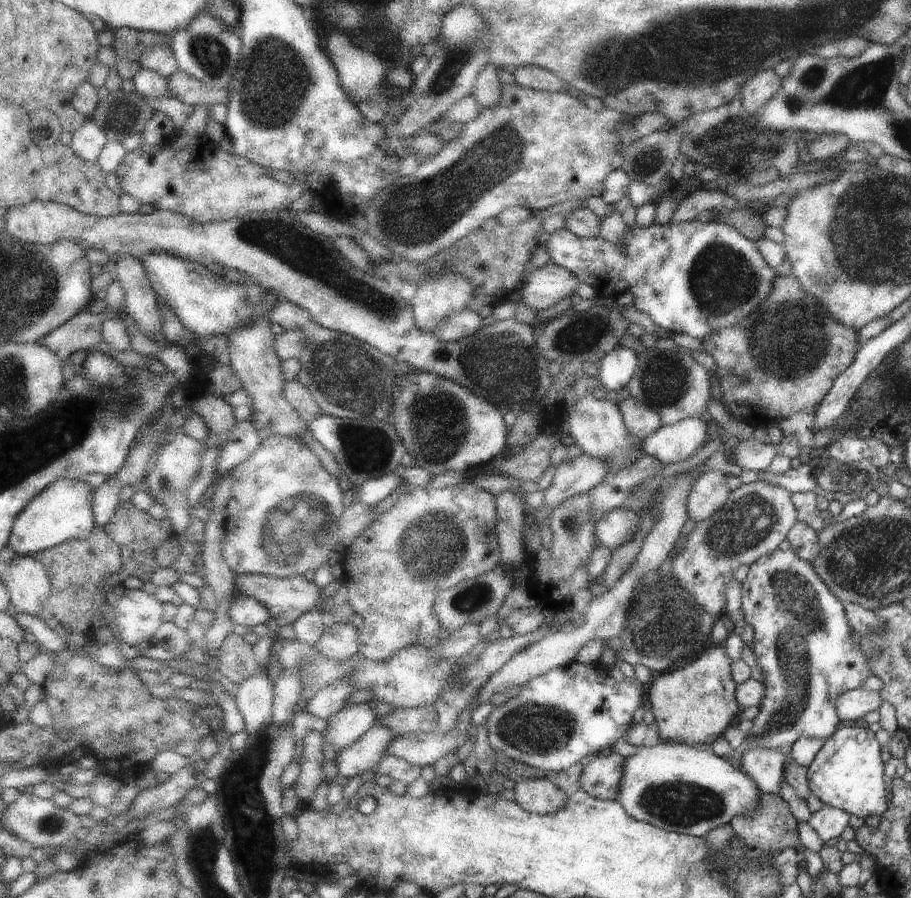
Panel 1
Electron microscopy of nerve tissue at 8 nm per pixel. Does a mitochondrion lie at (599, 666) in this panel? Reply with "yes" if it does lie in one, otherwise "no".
no

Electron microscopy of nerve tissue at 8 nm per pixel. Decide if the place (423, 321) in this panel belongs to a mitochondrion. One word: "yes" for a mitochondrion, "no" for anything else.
no

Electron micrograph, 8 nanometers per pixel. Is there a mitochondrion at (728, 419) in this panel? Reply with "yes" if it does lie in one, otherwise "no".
no

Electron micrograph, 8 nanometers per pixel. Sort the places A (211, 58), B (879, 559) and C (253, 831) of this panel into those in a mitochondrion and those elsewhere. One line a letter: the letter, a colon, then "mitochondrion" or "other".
A: mitochondrion
B: mitochondrion
C: mitochondrion

